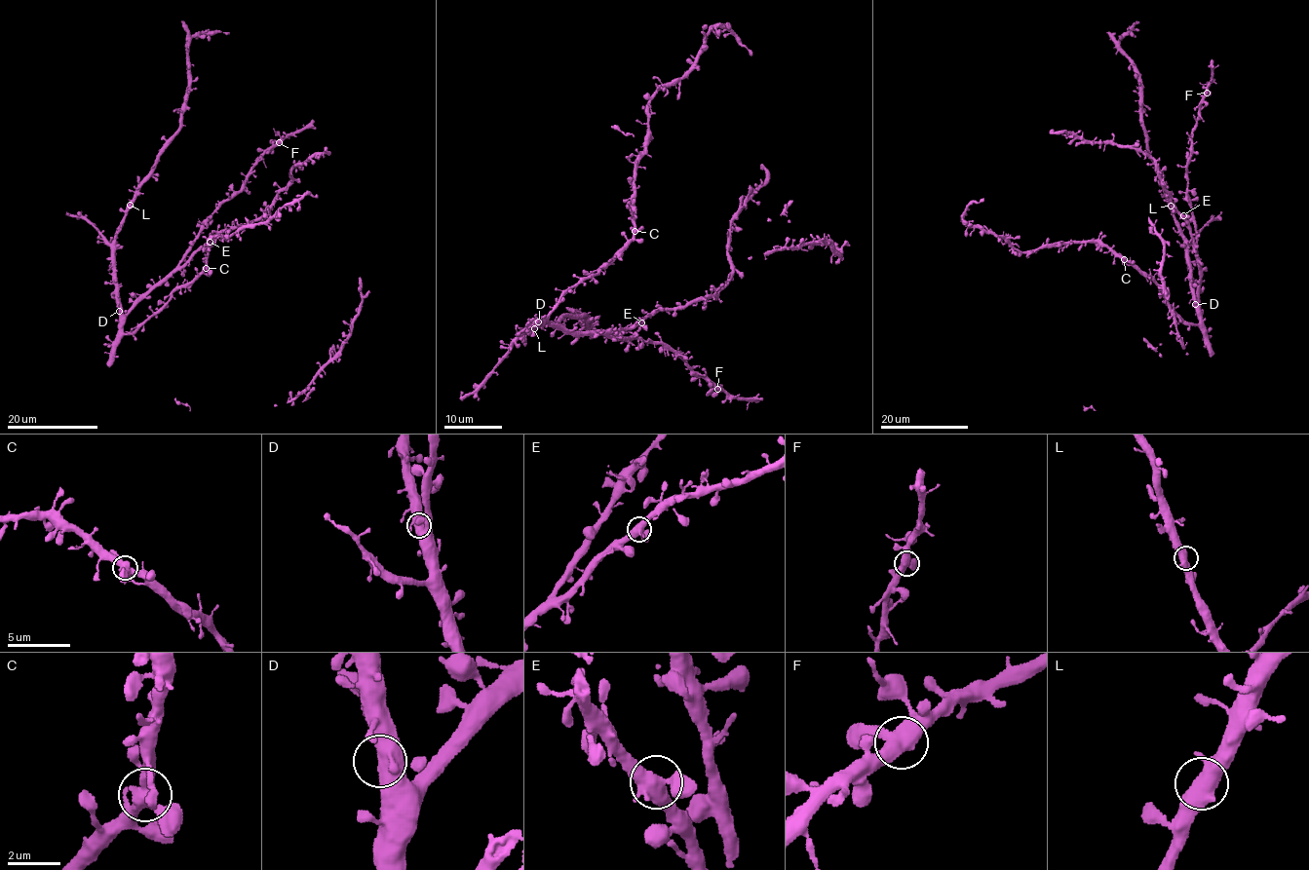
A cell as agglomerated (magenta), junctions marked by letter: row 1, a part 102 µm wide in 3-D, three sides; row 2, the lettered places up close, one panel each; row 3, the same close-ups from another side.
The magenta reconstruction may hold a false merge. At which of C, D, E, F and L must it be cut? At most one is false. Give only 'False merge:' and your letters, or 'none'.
False merge: none

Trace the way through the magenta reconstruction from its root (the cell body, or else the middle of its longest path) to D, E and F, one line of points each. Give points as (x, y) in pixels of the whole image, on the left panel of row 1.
D: (149, 292), (128, 310), (119, 311)
E: (149, 292), (210, 242)
F: (149, 292), (175, 268), (201, 224), (241, 189), (253, 163), (279, 142)

